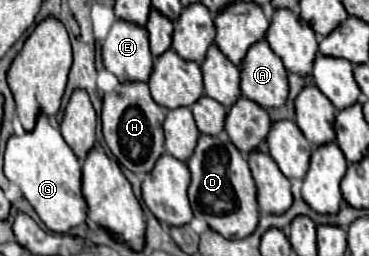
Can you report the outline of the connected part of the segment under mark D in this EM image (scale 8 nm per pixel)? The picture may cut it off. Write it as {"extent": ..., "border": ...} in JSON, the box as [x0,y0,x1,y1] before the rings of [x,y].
{"extent":[187,135,259,239],"border":[[[201,135],[193,157],[187,161],[187,167],[191,171],[189,201],[193,215],[209,223],[211,229],[225,239],[249,237],[259,223],[257,185],[251,177],[247,159],[237,151],[237,147],[233,147],[229,139]]]}

